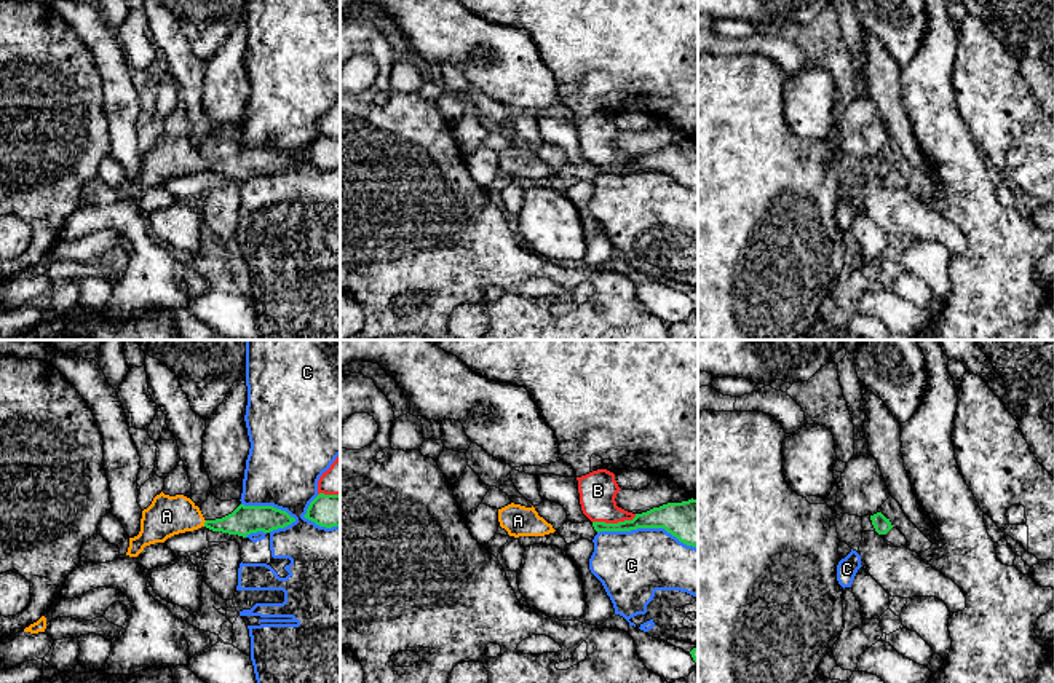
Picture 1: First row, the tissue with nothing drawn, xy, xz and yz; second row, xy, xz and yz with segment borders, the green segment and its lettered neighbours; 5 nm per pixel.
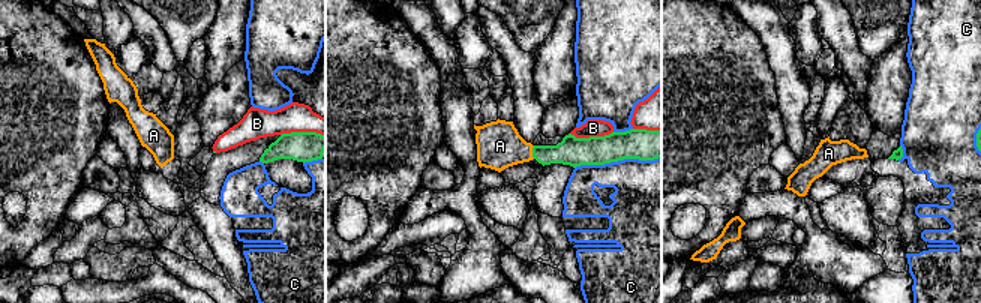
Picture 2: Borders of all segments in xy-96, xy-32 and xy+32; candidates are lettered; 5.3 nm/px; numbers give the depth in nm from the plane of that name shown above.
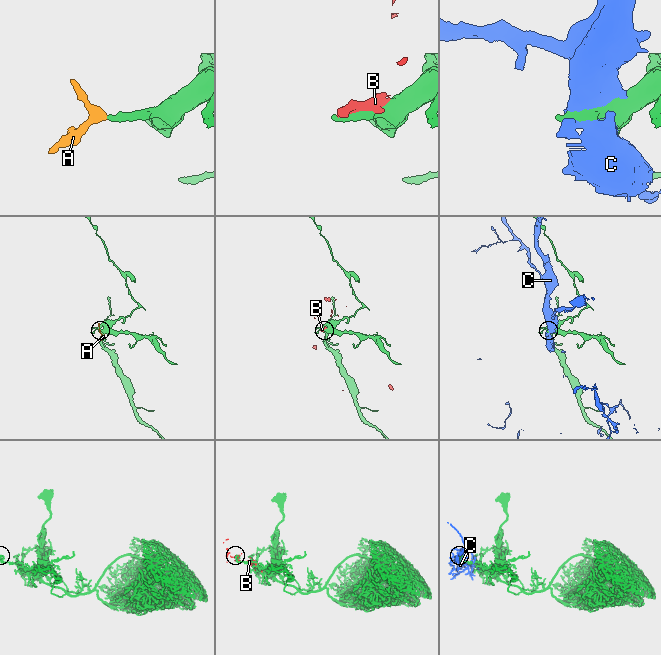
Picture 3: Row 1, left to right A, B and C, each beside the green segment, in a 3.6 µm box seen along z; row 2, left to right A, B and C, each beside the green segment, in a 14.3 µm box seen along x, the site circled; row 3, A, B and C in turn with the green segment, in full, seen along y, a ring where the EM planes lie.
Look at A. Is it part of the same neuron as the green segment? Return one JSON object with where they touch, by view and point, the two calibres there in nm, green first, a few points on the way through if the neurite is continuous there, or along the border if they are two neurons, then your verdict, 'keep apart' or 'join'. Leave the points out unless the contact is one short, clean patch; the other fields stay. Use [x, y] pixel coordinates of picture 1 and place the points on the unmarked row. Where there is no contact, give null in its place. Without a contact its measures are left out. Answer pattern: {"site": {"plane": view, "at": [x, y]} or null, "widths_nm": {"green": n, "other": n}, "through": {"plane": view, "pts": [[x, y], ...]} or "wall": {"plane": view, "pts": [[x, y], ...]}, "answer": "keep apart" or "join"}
{"site": {"plane": "xy", "at": [205, 166]}, "widths_nm": {"green": 150, "other": 200}, "through": {"plane": "xy", "pts": [[243, 163], [235, 166], [205, 166], [184, 158], [166, 158]]}, "answer": "join"}

